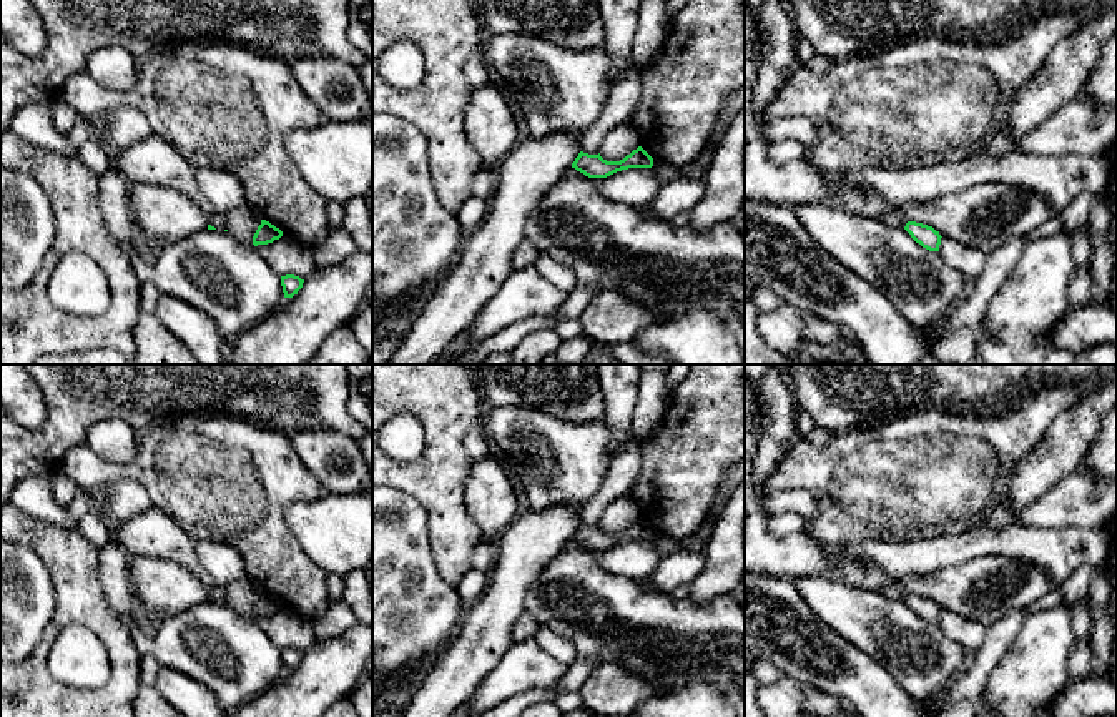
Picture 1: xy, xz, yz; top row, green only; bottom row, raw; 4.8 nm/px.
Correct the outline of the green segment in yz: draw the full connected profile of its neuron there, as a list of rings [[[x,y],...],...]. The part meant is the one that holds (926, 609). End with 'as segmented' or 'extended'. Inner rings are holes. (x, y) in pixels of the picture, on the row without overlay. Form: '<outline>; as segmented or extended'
[[[908,594],[904,602],[923,621],[926,621],[929,624],[939,624],[939,617],[941,617],[942,609],[932,599],[916,596],[916,594]]]; as segmented

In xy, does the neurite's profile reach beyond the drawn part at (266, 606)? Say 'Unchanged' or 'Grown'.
Unchanged

